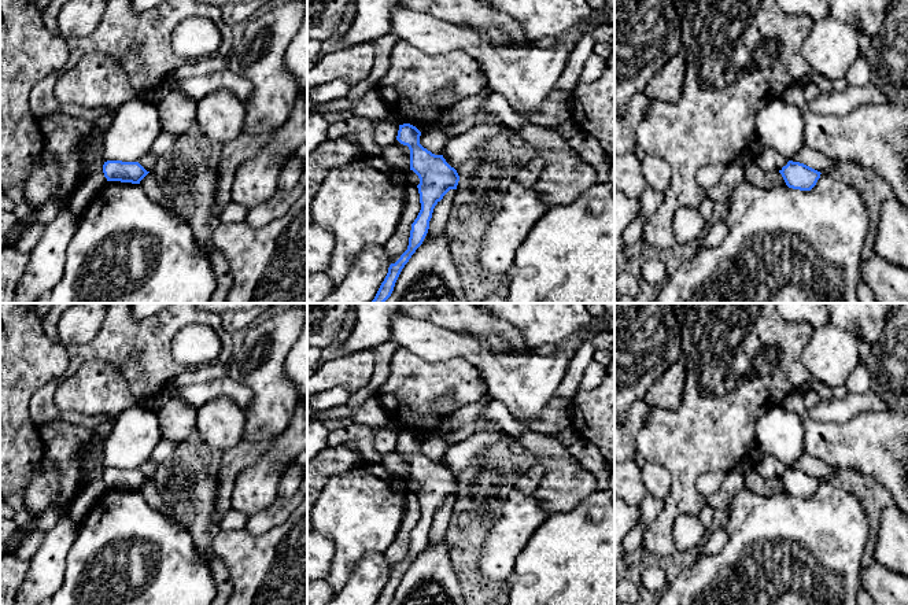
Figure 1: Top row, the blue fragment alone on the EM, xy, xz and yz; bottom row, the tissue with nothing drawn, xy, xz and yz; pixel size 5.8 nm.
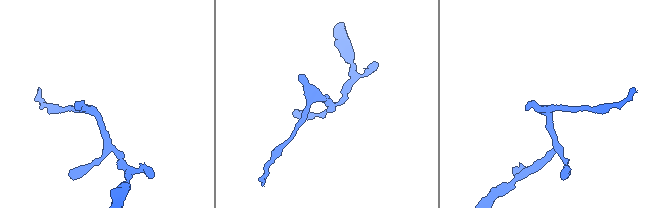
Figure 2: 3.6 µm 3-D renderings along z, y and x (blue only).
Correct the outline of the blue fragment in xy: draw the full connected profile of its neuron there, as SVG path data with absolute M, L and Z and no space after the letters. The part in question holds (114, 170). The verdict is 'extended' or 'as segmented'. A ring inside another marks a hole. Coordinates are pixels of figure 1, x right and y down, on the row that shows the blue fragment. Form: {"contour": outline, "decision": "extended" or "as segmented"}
{"contour": "M107 161L103 165L107 181L140 184L150 173L139 162Z", "decision": "as segmented"}

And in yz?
{"contour": "M789 161L787 165L779 170L779 173L789 188L800 191L811 191L822 174L804 163L793 161Z", "decision": "as segmented"}

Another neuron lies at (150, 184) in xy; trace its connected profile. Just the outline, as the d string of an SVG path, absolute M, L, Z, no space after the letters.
M148 173L140 181L140 185L143 187L144 192L147 193L147 196L152 202L155 202L155 203L158 203L158 204L160 204L160 206L163 206L163 207L166 207L169 210L176 211L174 207L171 206L171 203L166 200L160 187L159 187L158 178L155 177L154 173Z

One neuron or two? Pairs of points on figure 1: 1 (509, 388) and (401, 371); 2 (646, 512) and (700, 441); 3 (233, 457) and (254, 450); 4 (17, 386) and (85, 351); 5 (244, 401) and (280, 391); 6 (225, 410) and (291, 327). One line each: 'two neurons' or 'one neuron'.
1: two neurons
2: two neurons
3: one neuron
4: two neurons
5: two neurons
6: two neurons

